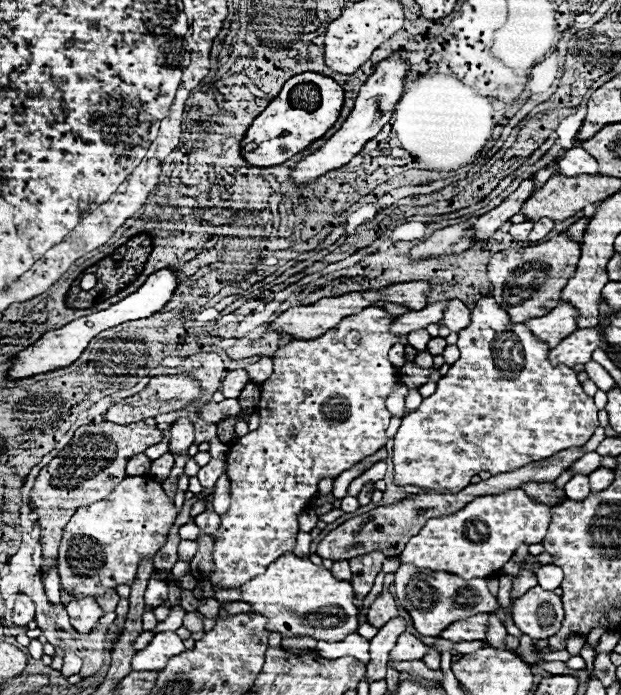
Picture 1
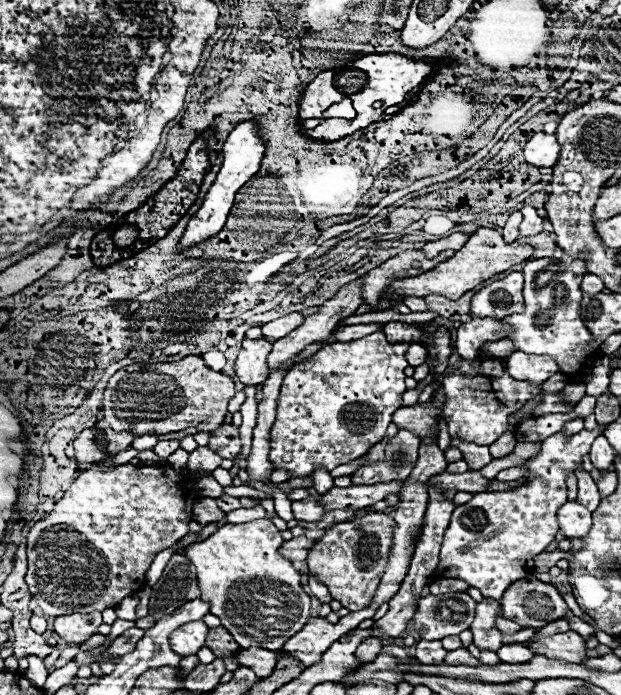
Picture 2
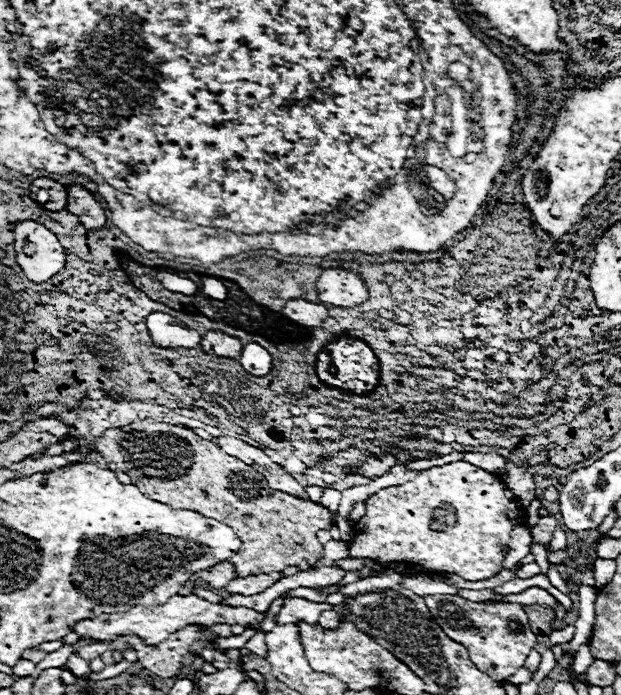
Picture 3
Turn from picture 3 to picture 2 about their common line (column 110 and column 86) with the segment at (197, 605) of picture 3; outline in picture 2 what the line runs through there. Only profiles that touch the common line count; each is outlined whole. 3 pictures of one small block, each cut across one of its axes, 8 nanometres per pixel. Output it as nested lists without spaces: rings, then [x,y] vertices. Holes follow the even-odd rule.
[[[100,612],[66,614],[66,616],[58,616],[54,620],[54,632],[68,644],[82,644],[92,634],[98,632],[100,624],[102,624]]]

